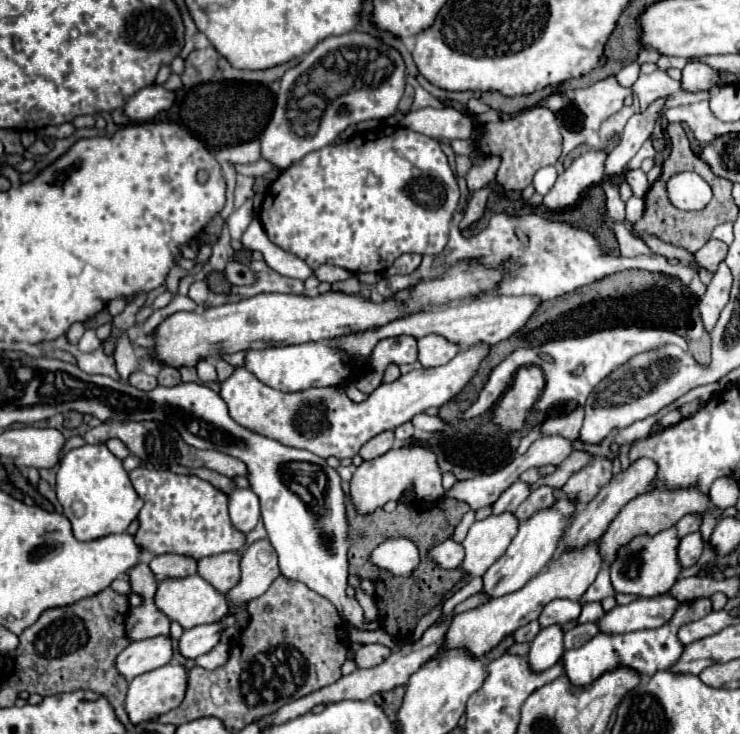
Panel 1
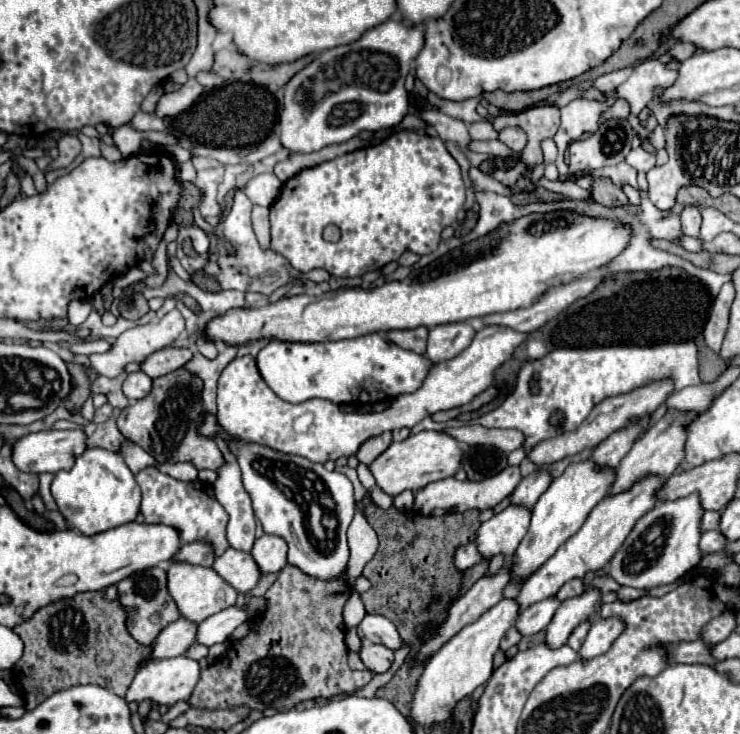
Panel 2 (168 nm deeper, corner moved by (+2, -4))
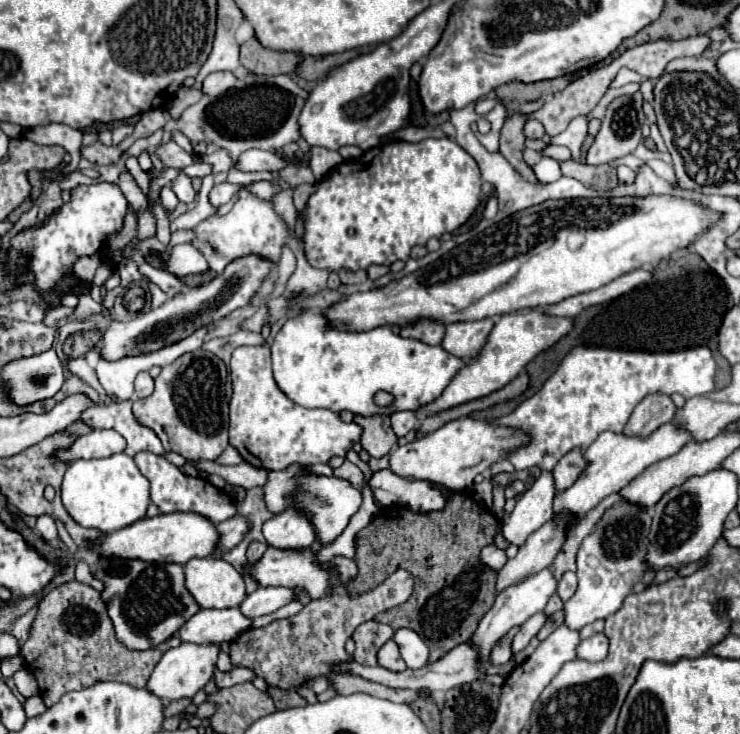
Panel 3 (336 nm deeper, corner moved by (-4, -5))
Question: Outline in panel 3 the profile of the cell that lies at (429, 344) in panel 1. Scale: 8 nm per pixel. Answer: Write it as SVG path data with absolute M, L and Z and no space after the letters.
M493 319L449 323L445 325L445 337L441 347L459 359L475 357L479 355L479 349L483 347L491 329L493 329Z

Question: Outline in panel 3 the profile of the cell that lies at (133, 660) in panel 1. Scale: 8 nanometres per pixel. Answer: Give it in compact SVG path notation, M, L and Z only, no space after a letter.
M201 609L181 629L179 639L183 643L223 643L235 639L251 625L251 619L233 609Z

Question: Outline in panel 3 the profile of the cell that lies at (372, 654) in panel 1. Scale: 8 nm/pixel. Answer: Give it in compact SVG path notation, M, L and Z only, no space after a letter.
M387 641L381 649L379 649L379 655L377 655L377 661L381 667L389 669L389 671L403 671L407 669L407 665L403 663L403 657L399 653L399 647L393 643L393 641Z

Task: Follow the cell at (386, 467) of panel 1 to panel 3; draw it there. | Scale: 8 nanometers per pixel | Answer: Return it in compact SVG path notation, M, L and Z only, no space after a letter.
M469 417L455 419L431 435L423 435L413 443L399 445L389 453L389 469L405 479L425 479L437 485L445 485L455 491L471 489L473 477L485 473L499 455L513 451L513 447L523 445L525 435L521 431L491 427L487 421L477 421Z

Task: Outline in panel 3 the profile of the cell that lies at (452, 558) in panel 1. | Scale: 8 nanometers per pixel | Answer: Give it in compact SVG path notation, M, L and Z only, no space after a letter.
M487 545L487 547L483 547L483 549L481 549L479 561L481 561L483 565L487 565L487 567L491 567L491 569L497 569L497 571L499 571L499 569L505 565L507 557L505 557L505 551L497 549L495 545Z

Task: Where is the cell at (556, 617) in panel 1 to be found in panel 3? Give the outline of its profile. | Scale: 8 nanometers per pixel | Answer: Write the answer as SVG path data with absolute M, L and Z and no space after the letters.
M535 613L531 619L527 619L527 621L521 625L521 629L519 629L519 633L515 635L515 639L513 639L513 651L525 649L527 643L539 633L539 629L543 627L545 621L547 621L547 615L545 615L545 613Z

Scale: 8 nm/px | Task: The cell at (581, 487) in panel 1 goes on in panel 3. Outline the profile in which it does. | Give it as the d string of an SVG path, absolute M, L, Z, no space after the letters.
M649 395L635 407L627 427L623 429L623 435L639 435L645 439L663 423L669 423L673 417L675 405L667 395Z

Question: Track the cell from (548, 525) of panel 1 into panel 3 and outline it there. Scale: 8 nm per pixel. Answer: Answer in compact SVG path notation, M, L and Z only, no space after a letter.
M665 423L661 425L653 435L649 435L647 439L639 439L639 437L625 437L621 433L603 433L599 435L583 453L585 459L585 469L581 471L579 479L575 479L575 483L557 493L553 499L553 519L561 519L567 517L567 533L573 531L573 527L587 517L587 513L597 507L605 497L609 497L611 493L619 493L625 485L629 485L639 473L643 473L649 465L677 453L685 443L689 443L689 433L681 431L677 425L673 423Z

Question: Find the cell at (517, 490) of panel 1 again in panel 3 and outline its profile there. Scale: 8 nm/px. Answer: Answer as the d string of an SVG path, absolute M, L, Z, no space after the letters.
M579 451L567 453L553 469L551 475L555 479L555 491L565 491L573 485L573 481L579 477L579 473L585 469L583 455Z

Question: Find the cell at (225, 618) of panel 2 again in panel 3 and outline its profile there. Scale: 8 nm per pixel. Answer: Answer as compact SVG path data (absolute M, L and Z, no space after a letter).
M259 587L255 593L247 595L247 599L239 605L239 611L249 619L269 615L279 607L291 603L295 599L293 589L287 587Z

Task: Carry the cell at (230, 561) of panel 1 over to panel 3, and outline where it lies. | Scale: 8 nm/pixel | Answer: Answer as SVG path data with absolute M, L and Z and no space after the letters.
M267 547L263 557L257 563L245 563L243 575L251 575L259 587L291 587L291 589L305 589L311 599L323 597L327 585L331 583L331 575L315 563L315 555L309 549L303 551L281 551Z

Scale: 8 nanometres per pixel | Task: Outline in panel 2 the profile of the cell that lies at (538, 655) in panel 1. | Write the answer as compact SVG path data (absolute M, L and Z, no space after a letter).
M607 566L595 570L595 572L587 572L583 576L583 584L585 584L585 592L583 594L577 594L577 596L571 596L567 600L563 600L551 620L551 624L547 626L547 644L557 648L557 646L563 646L569 638L569 634L581 624L585 622L587 618L591 618L599 606L601 606L601 590L595 588L595 586L589 586L593 580L601 578L601 576L607 576L609 570Z

